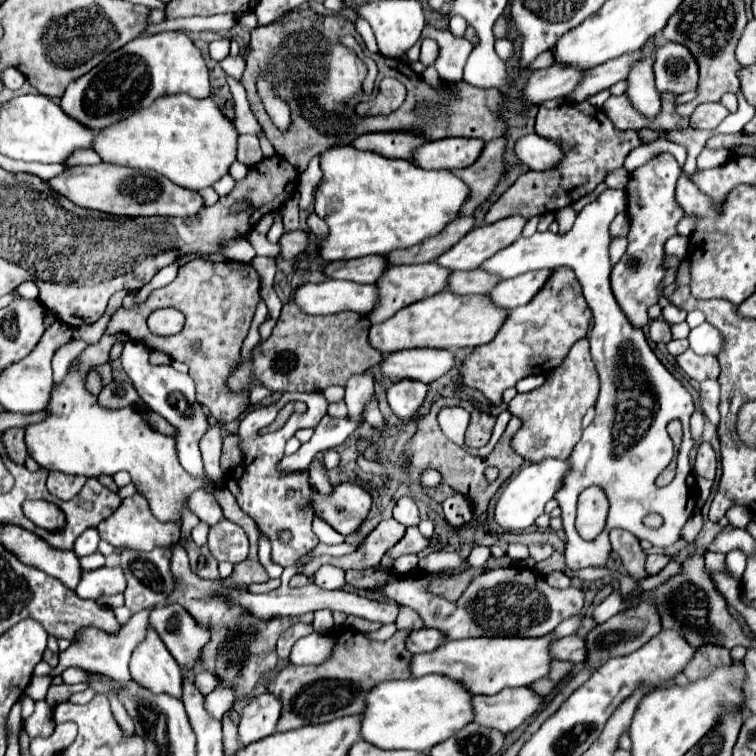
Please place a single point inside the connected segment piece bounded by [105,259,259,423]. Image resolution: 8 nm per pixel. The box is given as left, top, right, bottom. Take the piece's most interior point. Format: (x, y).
(218, 300)

